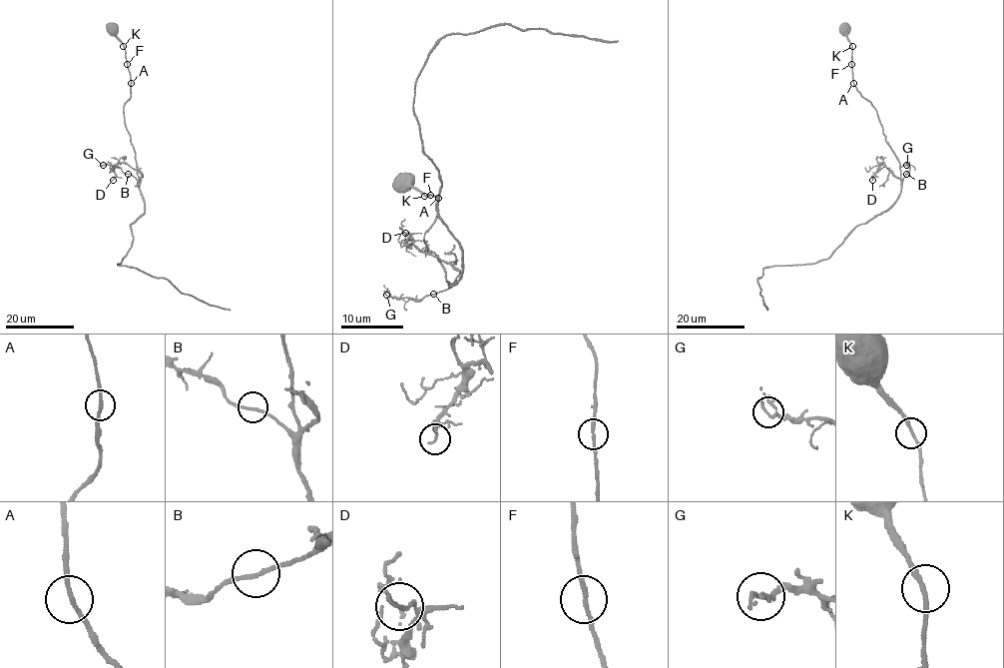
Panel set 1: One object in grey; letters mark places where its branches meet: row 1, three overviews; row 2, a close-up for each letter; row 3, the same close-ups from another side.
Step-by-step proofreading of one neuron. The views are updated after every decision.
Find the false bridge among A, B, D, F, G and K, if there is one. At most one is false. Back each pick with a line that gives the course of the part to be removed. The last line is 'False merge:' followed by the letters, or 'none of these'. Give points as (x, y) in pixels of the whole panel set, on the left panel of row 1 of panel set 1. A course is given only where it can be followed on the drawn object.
False merge: none of these

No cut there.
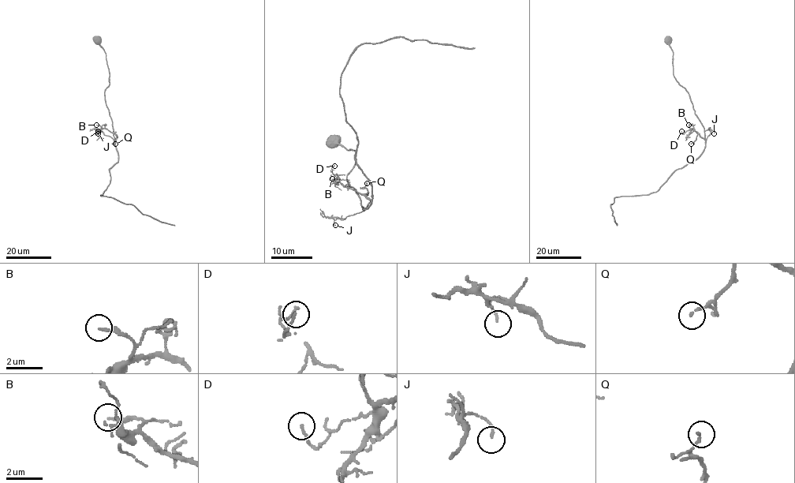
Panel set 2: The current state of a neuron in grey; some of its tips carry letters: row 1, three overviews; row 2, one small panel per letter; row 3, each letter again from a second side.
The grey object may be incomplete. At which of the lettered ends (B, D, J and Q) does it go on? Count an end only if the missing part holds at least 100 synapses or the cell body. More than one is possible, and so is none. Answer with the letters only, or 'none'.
none

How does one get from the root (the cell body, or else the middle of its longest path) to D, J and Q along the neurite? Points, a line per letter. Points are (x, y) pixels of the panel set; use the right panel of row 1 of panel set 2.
D: (668, 39), (673, 52), (673, 76), (688, 94), (703, 128), (704, 137), (693, 128), (684, 133), (681, 131)
J: (668, 39), (673, 52), (673, 76), (688, 94), (695, 114), (703, 128), (705, 139), (711, 129), (714, 133)
Q: (668, 39), (673, 52), (673, 76), (688, 94), (695, 114), (703, 128), (704, 137), (698, 134), (691, 144)

